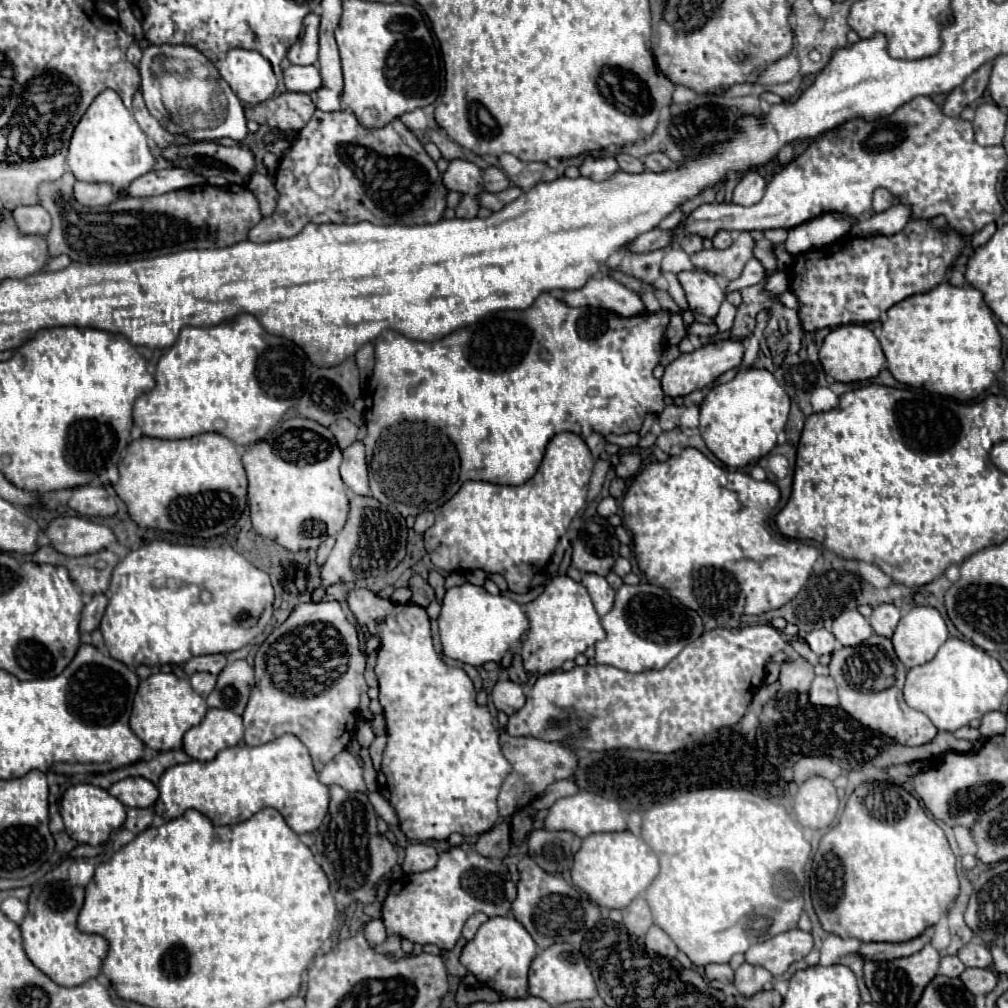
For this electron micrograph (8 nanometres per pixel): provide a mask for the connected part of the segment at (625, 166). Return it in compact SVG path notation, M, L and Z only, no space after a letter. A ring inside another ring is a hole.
M620 152L620 154L616 156L616 162L618 162L618 166L620 166L624 172L644 172L644 170L646 170L644 164L642 164L638 158L628 156L628 154L624 154L624 152Z

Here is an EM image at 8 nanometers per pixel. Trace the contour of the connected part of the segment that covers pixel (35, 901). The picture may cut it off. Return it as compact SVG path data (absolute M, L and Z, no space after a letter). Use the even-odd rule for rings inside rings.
M50 882L34 886L28 900L28 914L20 924L22 946L36 968L50 976L60 986L80 986L100 974L108 952L106 938L84 934L76 928L76 914L84 904L84 888L68 882Z

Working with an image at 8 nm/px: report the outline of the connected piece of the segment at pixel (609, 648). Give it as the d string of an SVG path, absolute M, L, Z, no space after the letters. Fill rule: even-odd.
M622 584L616 590L612 610L602 618L606 638L596 642L596 662L626 672L646 672L664 668L686 644L694 642L702 632L702 618L672 598L664 588L654 584Z

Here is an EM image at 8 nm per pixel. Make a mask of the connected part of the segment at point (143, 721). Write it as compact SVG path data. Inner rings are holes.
M158 672L140 682L130 714L130 728L148 748L156 752L166 752L182 748L182 736L186 734L186 730L198 726L206 712L208 712L206 700L192 690L188 678Z

